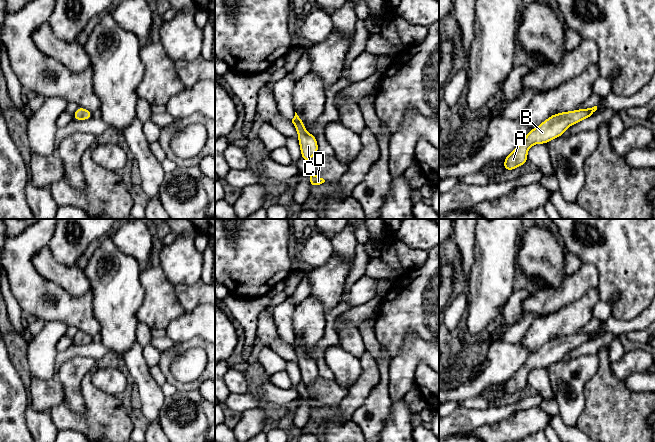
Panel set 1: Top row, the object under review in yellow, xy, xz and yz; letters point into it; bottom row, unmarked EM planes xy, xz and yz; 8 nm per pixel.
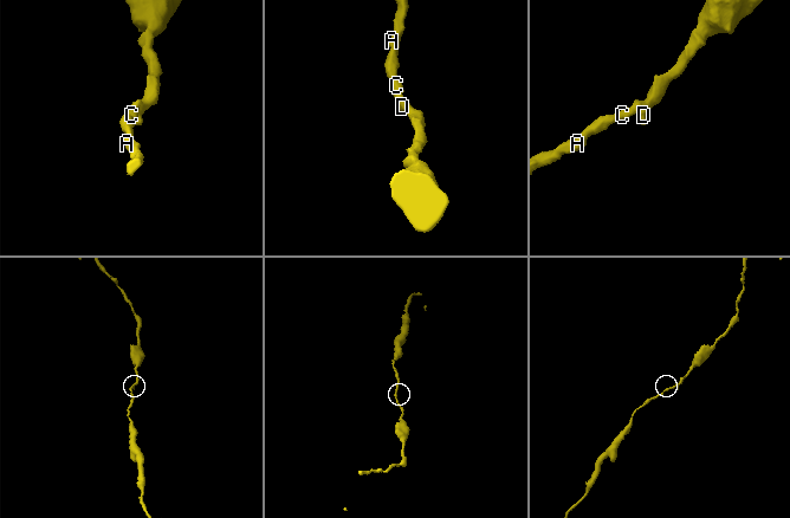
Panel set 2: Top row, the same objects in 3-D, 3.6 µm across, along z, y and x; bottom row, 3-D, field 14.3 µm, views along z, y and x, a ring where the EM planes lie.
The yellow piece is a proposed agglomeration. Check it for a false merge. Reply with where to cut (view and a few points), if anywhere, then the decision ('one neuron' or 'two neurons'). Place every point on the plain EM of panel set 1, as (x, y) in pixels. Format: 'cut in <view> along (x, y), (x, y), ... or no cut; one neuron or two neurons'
no cut; one neuron

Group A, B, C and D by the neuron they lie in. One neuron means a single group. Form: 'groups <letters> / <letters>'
groups A B C D

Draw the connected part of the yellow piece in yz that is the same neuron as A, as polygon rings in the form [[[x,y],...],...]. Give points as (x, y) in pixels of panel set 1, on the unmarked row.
[[[597,330],[574,335],[561,336],[551,339],[538,351],[532,352],[520,368],[504,383],[505,395],[516,393],[524,389],[528,383],[528,374],[535,368],[546,368],[561,359],[565,355],[583,343],[594,340]]]

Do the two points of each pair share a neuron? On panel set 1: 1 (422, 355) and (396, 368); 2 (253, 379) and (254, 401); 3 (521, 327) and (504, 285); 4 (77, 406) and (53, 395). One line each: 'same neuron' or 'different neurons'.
1: same neuron
2: different neurons
3: different neurons
4: different neurons

